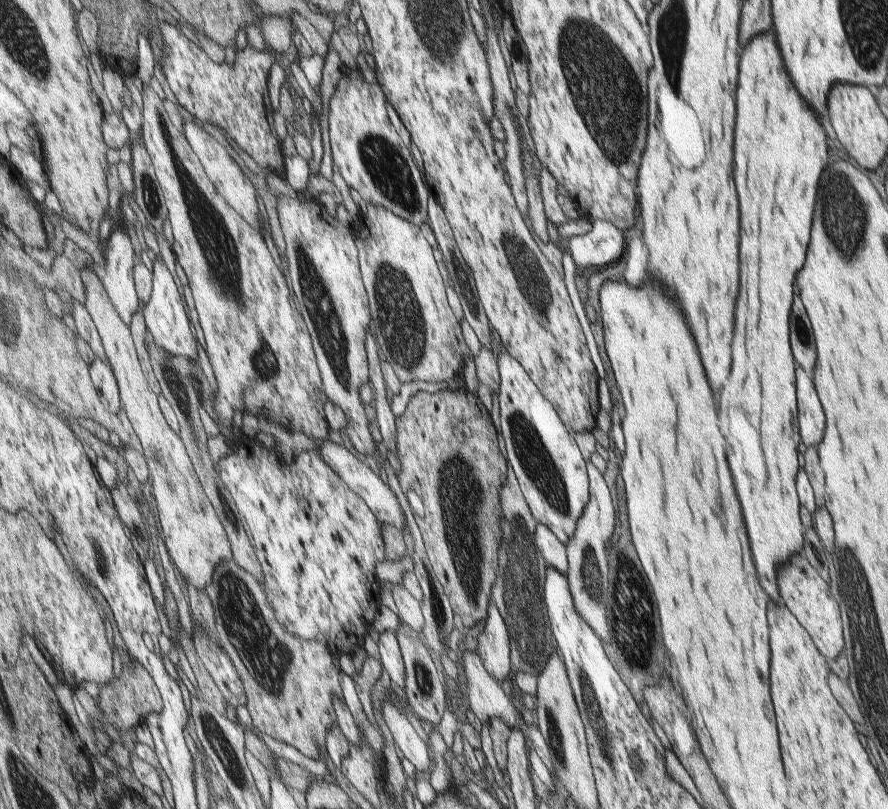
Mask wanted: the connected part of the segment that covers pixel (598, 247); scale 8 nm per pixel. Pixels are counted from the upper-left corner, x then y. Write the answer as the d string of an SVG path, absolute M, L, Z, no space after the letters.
M594 220L591 226L592 230L586 234L568 239L567 247L577 271L603 271L617 263L624 251L621 231L616 224L606 220Z

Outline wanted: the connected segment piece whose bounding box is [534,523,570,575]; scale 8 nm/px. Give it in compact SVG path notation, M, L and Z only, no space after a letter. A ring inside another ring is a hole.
M543 523L538 524L534 537L536 538L537 549L547 565L555 567L567 575L570 569L570 560L568 559L566 544Z

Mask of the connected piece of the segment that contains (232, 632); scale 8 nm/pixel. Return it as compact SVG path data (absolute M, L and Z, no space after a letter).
M235 560L221 561L215 567L215 578L207 588L207 594L215 604L221 644L243 682L247 694L245 708L252 726L258 732L294 747L306 757L319 759L319 751L325 750L324 738L327 738L327 731L331 730L331 725L338 723L333 700L337 697L342 699L343 696L339 678L341 672L333 662L332 652L322 642L308 641L289 634L278 621L261 582Z

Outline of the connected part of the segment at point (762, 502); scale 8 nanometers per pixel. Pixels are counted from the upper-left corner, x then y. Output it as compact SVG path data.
M773 30L750 39L742 48L739 64L741 62L743 70L739 70L739 74L743 74L743 82L739 82L739 142L735 142L735 154L739 154L739 158L735 158L735 182L739 182L739 198L743 198L743 298L739 298L739 334L735 334L735 350L731 350L735 378L723 386L719 396L729 404L725 406L727 426L735 426L727 430L725 450L731 454L727 462L731 462L731 470L735 470L739 498L743 498L743 506L747 506L747 530L751 530L751 546L755 546L755 562L759 562L759 574L763 574L767 594L781 604L775 586L775 570L779 564L787 562L791 554L801 552L803 544L795 494L795 472L800 468L797 464L797 390L787 318L793 298L793 278L803 268L805 260L819 174L827 166L827 144L819 117L802 101L788 75Z

